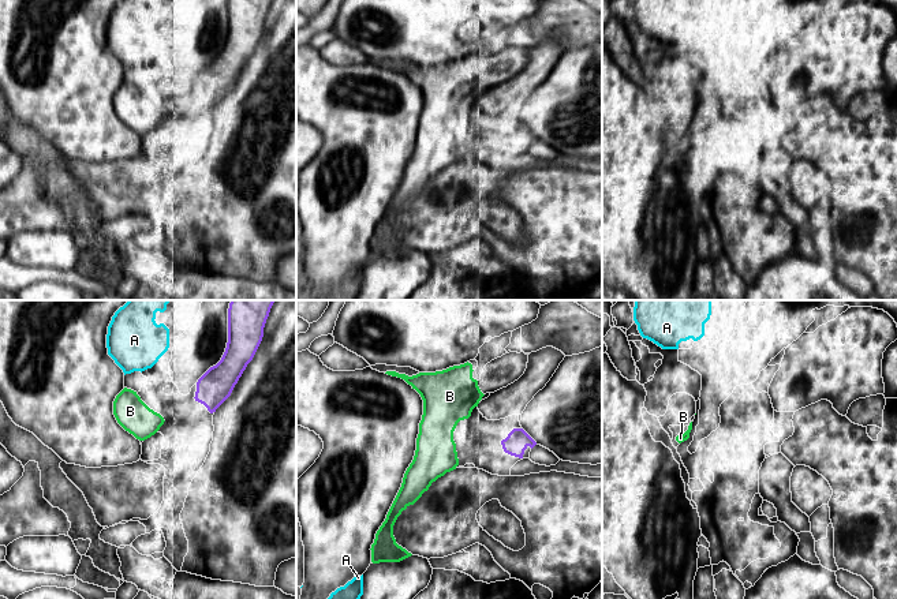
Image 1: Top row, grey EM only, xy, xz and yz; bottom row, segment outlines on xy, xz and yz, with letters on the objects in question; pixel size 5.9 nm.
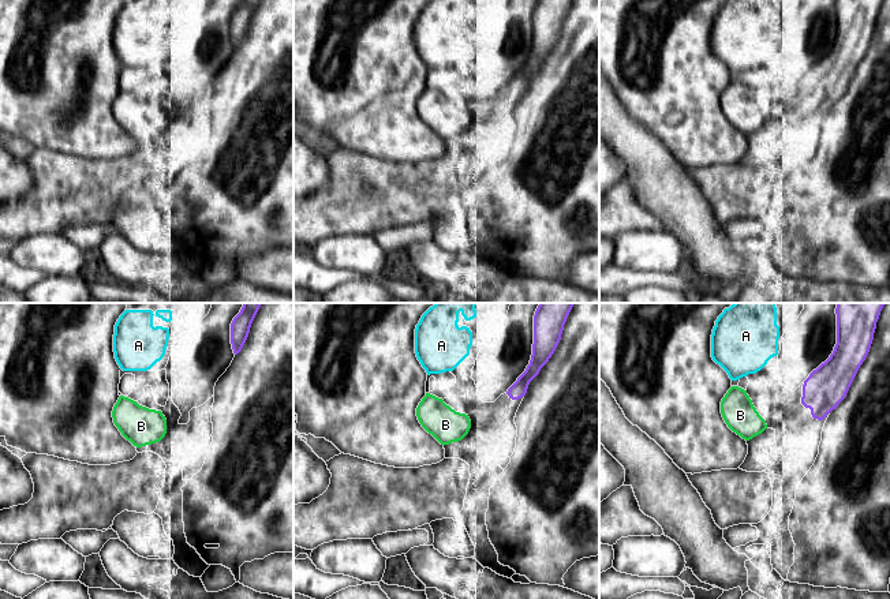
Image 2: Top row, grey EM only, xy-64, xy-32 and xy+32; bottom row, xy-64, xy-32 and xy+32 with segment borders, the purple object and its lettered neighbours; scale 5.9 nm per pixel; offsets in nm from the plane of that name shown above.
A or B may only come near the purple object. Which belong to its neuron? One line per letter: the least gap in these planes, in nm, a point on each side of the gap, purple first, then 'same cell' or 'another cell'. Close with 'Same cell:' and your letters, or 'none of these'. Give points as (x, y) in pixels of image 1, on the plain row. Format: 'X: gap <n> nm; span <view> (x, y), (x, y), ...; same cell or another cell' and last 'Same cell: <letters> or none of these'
A: gap 260 nm; span xy (198, 74), (167, 44); another cell
B: gap 220 nm; span xy (195, 94), (163, 112); another cell
Same cell: none of these

